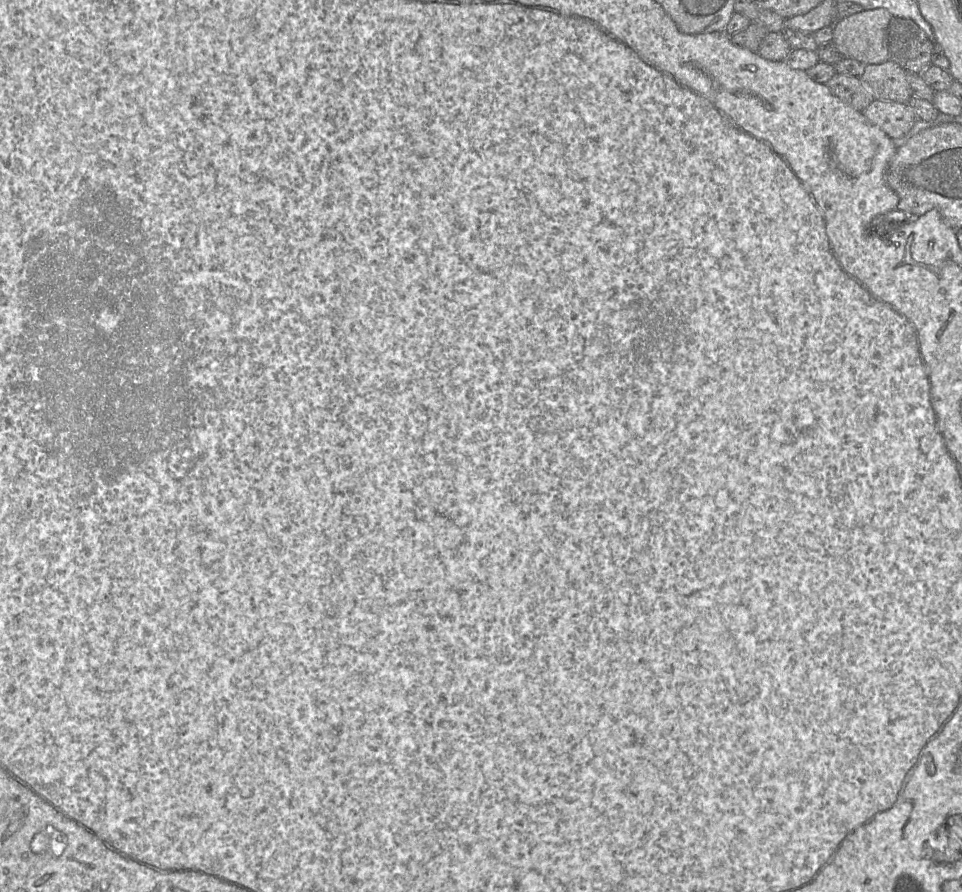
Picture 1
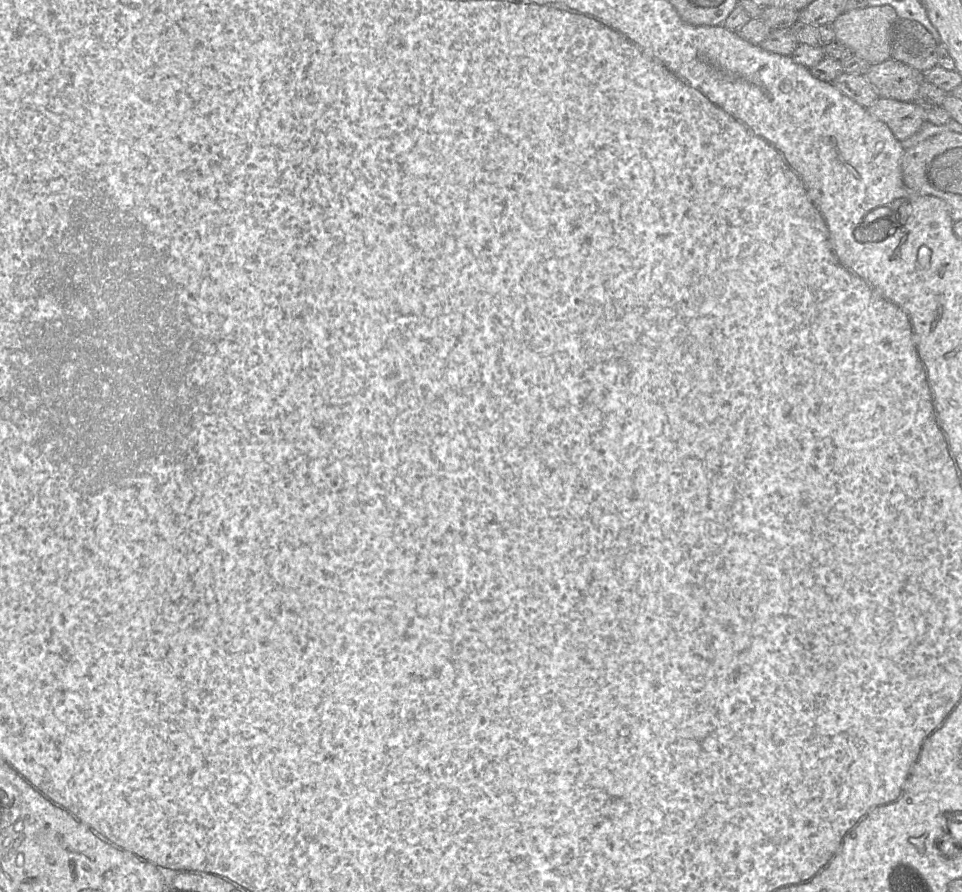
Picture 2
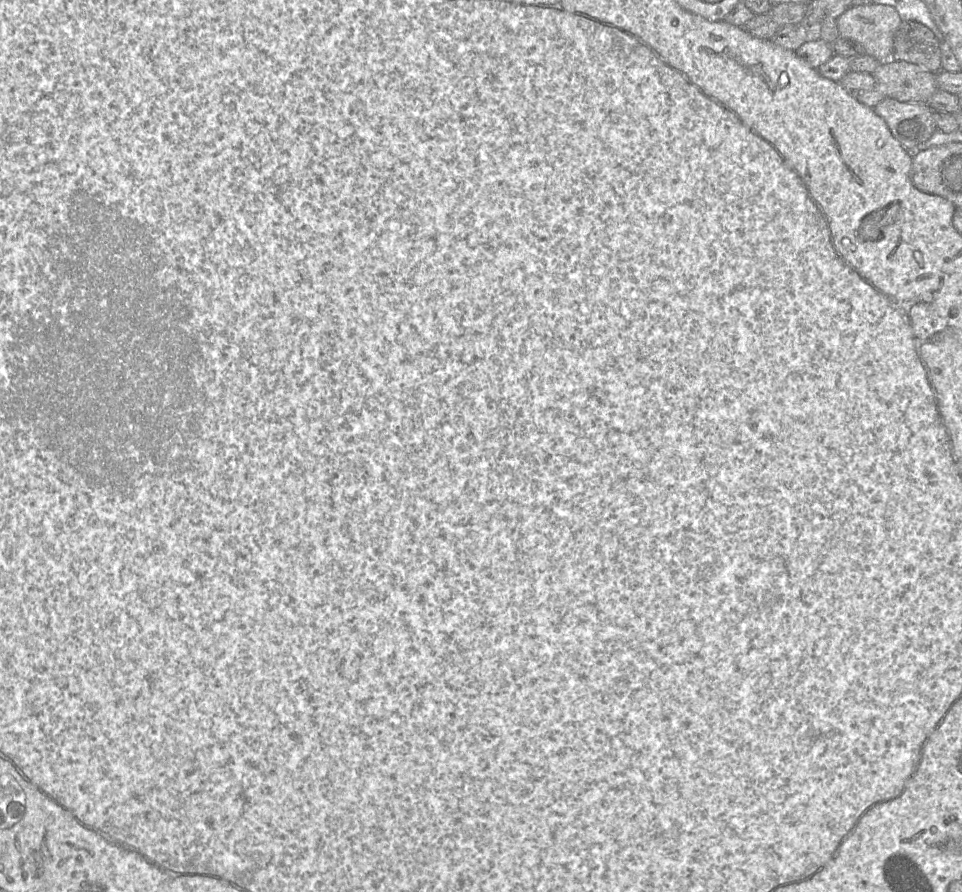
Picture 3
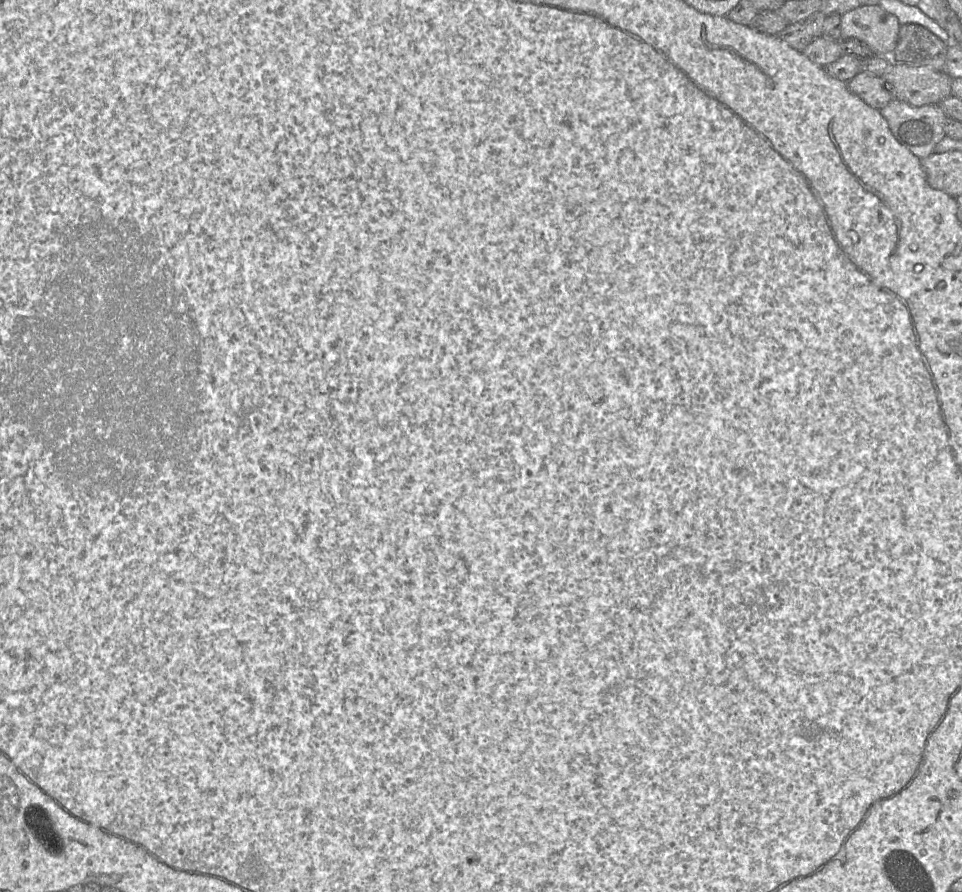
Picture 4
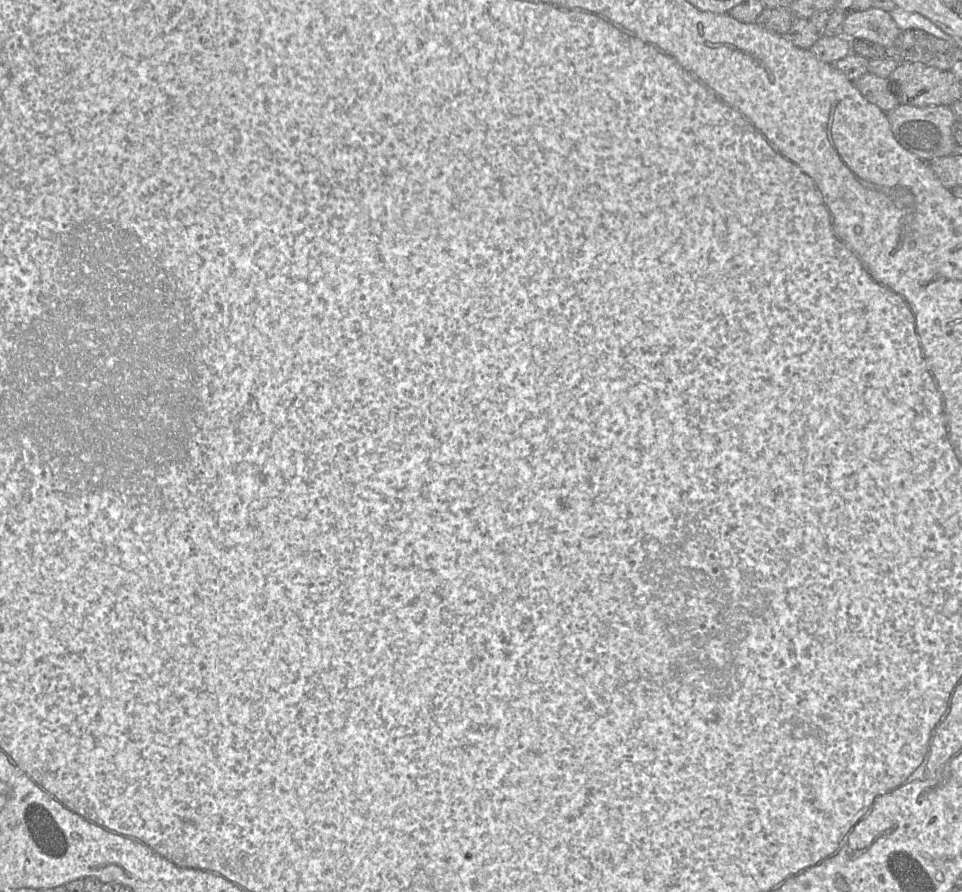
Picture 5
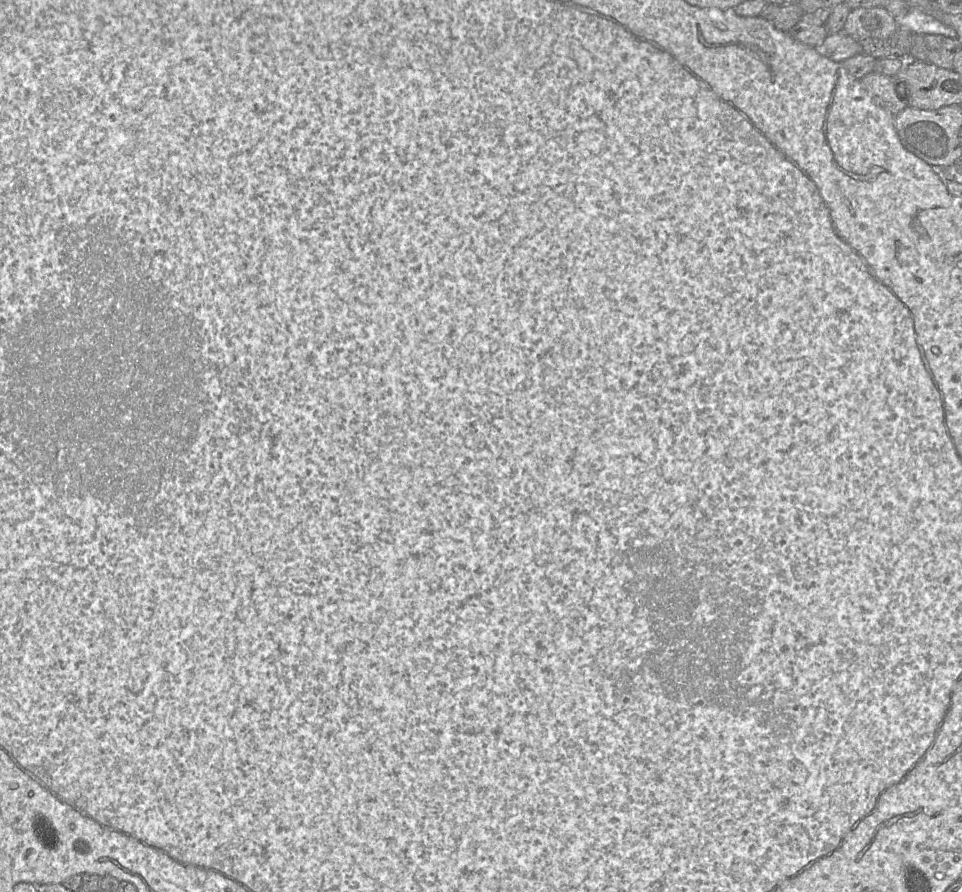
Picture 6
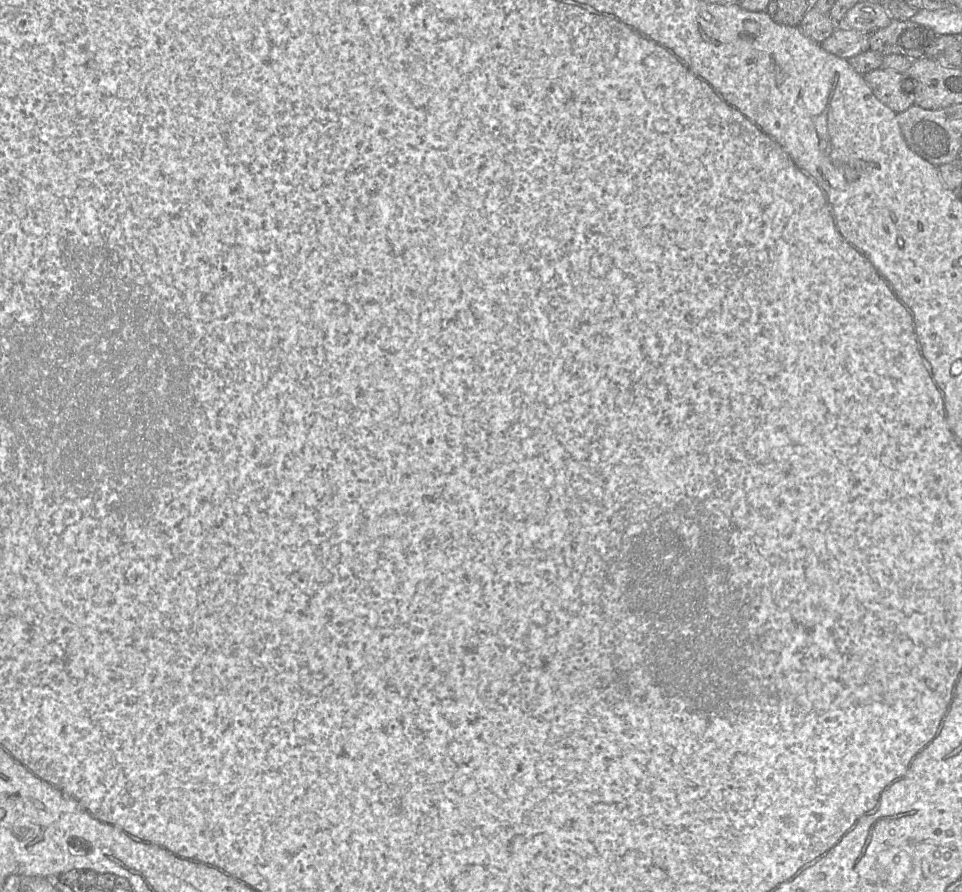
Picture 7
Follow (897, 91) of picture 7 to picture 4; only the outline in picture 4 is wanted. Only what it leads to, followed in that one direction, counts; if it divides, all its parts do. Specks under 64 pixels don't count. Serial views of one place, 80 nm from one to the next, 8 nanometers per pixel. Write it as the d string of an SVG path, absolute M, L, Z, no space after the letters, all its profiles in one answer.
M860 72L847 82L850 92L873 109L881 110L894 97L881 77L869 72Z

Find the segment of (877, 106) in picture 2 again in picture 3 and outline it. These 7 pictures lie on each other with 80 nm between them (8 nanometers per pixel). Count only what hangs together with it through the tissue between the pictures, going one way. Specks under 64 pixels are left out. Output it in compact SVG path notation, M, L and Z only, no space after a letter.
M884 98L874 112L888 125L894 138L910 153L926 142L937 130L935 111L926 103L901 102Z

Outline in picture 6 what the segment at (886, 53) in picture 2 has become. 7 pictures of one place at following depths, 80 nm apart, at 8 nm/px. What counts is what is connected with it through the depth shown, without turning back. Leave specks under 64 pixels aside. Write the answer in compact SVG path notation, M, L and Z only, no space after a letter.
M884 7L857 8L848 14L843 32L860 41L866 38L887 39L897 28L896 19Z

